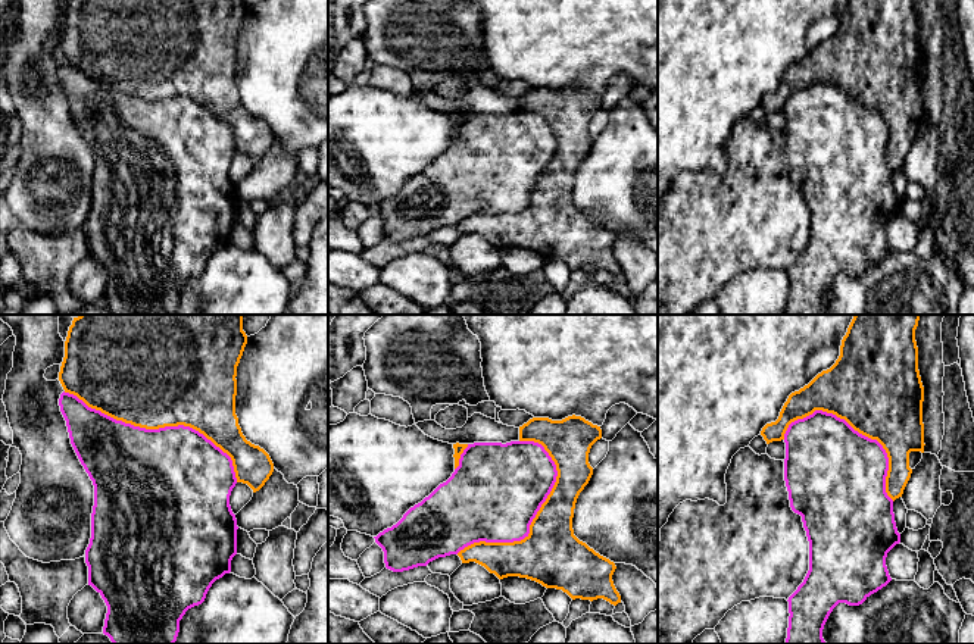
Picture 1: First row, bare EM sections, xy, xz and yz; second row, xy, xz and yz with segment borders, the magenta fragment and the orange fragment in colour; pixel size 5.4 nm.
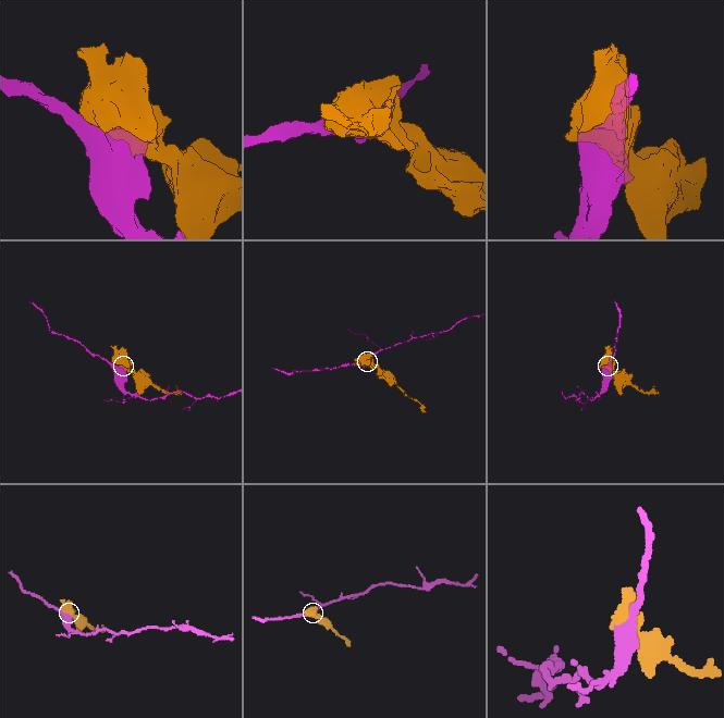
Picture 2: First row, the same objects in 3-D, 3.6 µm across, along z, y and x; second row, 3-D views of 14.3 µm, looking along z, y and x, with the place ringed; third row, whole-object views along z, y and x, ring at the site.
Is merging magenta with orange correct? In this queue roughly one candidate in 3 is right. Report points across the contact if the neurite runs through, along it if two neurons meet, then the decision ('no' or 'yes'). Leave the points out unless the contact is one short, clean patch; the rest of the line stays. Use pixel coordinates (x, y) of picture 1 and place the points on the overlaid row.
no

